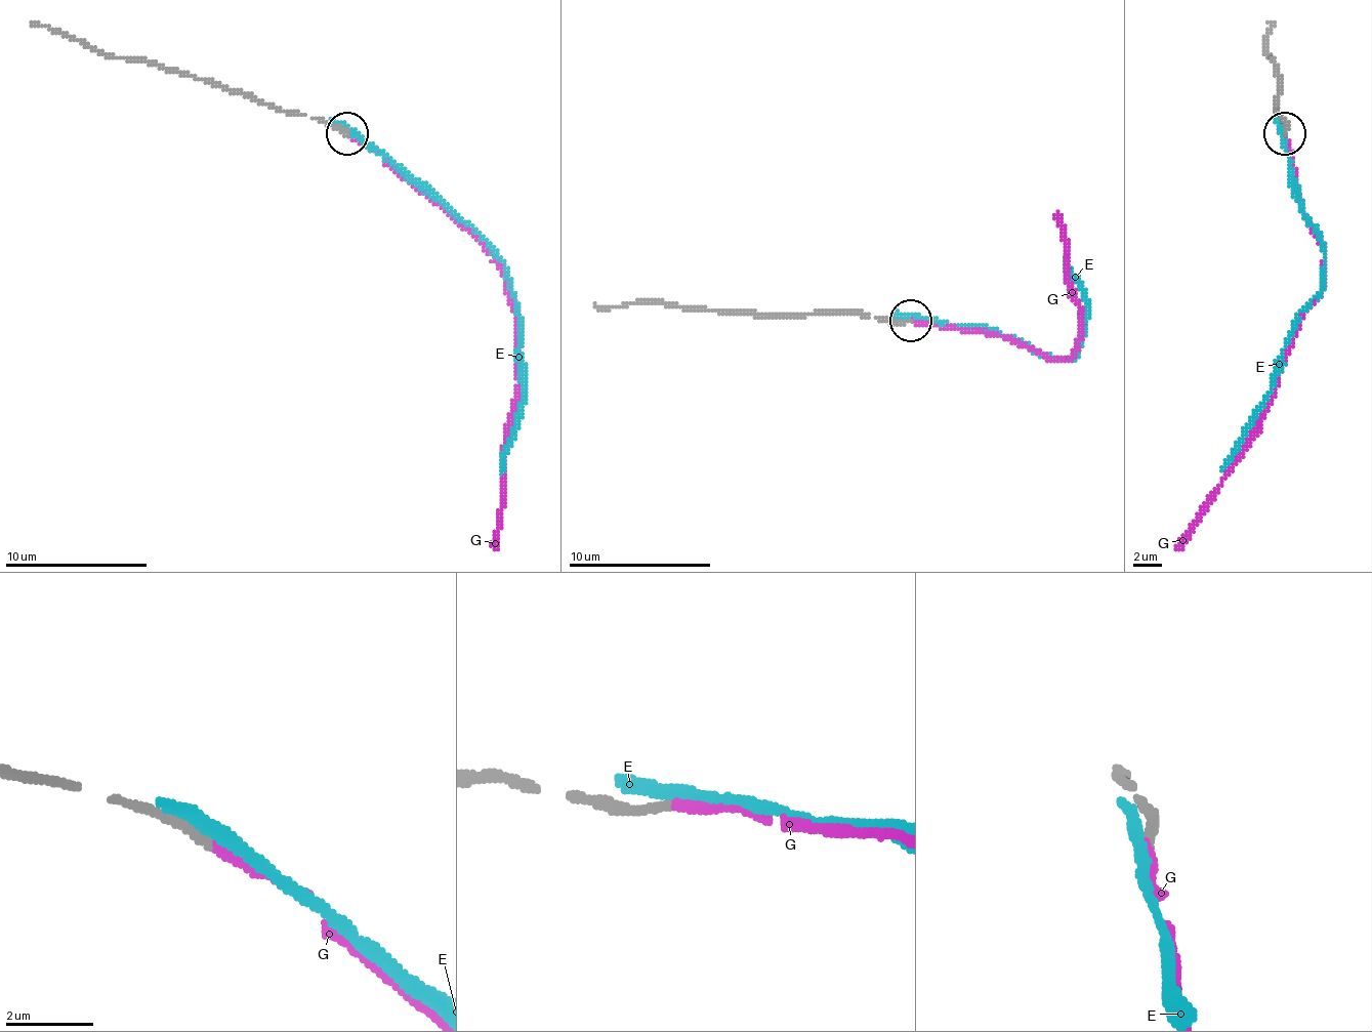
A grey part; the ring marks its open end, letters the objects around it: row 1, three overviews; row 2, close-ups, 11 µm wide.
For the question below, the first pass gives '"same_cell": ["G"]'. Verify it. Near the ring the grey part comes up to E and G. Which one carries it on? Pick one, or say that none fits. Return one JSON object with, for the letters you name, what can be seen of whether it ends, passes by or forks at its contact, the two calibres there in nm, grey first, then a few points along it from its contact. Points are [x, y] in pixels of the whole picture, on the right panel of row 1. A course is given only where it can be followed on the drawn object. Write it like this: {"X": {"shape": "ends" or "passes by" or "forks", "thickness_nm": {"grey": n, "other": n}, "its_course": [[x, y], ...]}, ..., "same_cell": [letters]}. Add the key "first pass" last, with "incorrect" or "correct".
{"G": {"shape": "ends", "thickness_nm": {"grey": 240, "other": 200}, "its_course": [[1285, 132], [1296, 197], [1324, 253], [1321, 292], [1303, 314], [1260, 431], [1175, 548]]}, "same_cell": ["G"], "first pass": "correct"}

